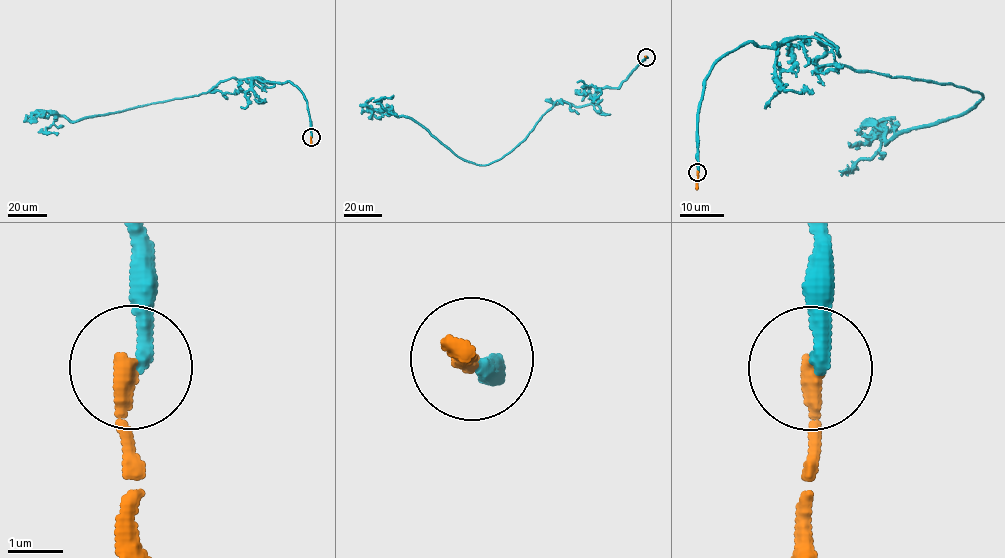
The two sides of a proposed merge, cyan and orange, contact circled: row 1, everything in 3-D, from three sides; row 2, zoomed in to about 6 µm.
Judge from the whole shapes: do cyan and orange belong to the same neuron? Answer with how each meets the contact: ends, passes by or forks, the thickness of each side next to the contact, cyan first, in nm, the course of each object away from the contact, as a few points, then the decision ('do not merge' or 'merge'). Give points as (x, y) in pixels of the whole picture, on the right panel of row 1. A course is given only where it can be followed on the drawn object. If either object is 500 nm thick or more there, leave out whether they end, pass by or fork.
cyan ends | orange ends | 300/360 nm | cyan via (697, 172), (703, 84), (750, 41), (838, 56), (819, 34), (820, 70), (981, 94), (848, 145) | orange via (698, 172), (696, 189) | do not merge

